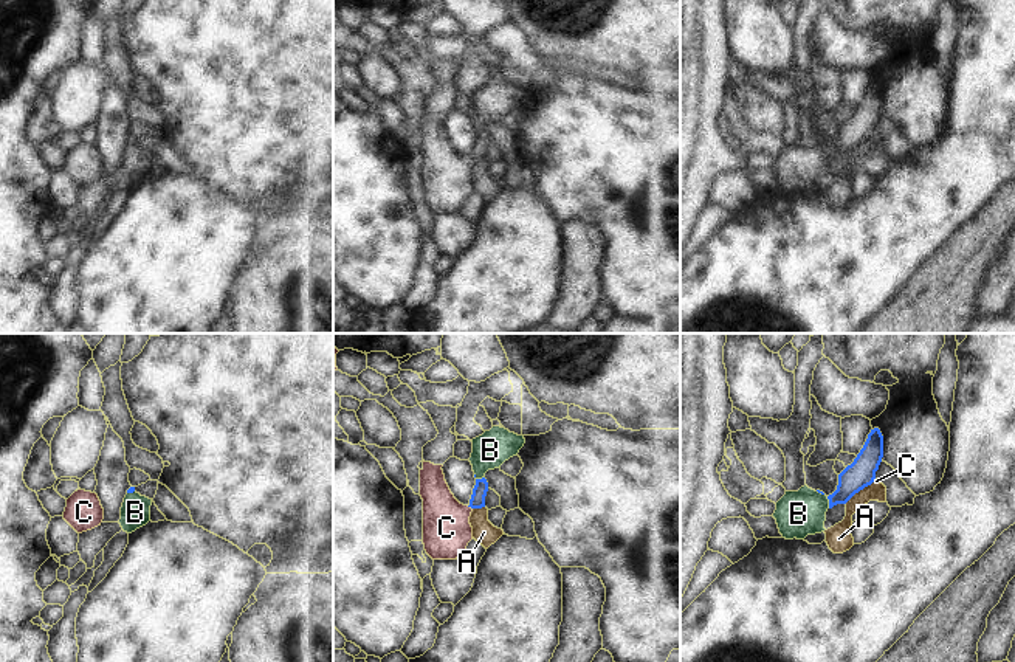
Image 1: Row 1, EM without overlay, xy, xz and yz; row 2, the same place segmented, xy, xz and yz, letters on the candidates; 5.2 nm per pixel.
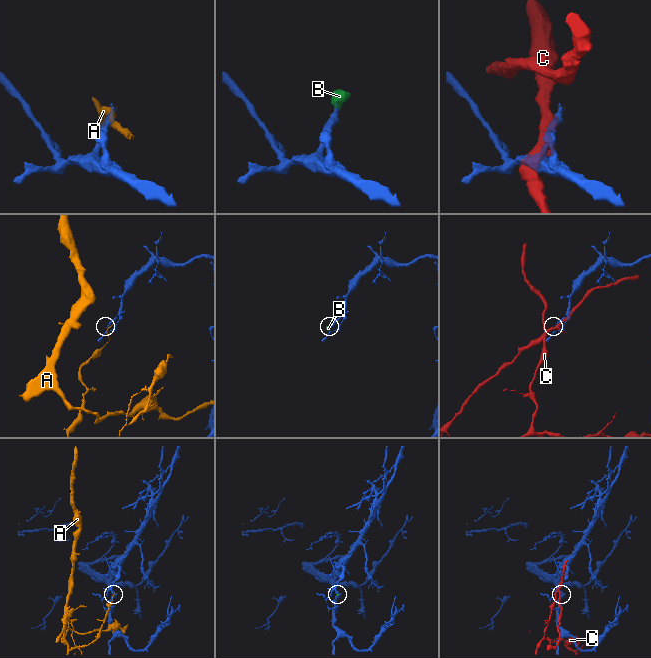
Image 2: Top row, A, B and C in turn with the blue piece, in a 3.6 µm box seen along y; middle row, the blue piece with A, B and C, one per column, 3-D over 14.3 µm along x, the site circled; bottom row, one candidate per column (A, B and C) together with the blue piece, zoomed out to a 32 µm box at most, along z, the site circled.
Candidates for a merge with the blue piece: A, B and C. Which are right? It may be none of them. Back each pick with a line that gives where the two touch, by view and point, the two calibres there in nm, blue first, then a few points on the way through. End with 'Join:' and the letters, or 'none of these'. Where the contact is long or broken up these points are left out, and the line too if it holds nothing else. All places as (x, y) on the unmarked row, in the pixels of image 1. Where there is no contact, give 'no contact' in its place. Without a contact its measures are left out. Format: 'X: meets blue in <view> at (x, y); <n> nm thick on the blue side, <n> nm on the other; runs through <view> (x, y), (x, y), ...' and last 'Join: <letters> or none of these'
B: meets blue in xz at (479, 132); 80 nm thick on the blue side, 190 nm on the other; runs through xz (479, 144), (479, 132), (481, 115), (490, 103)
Join: B

